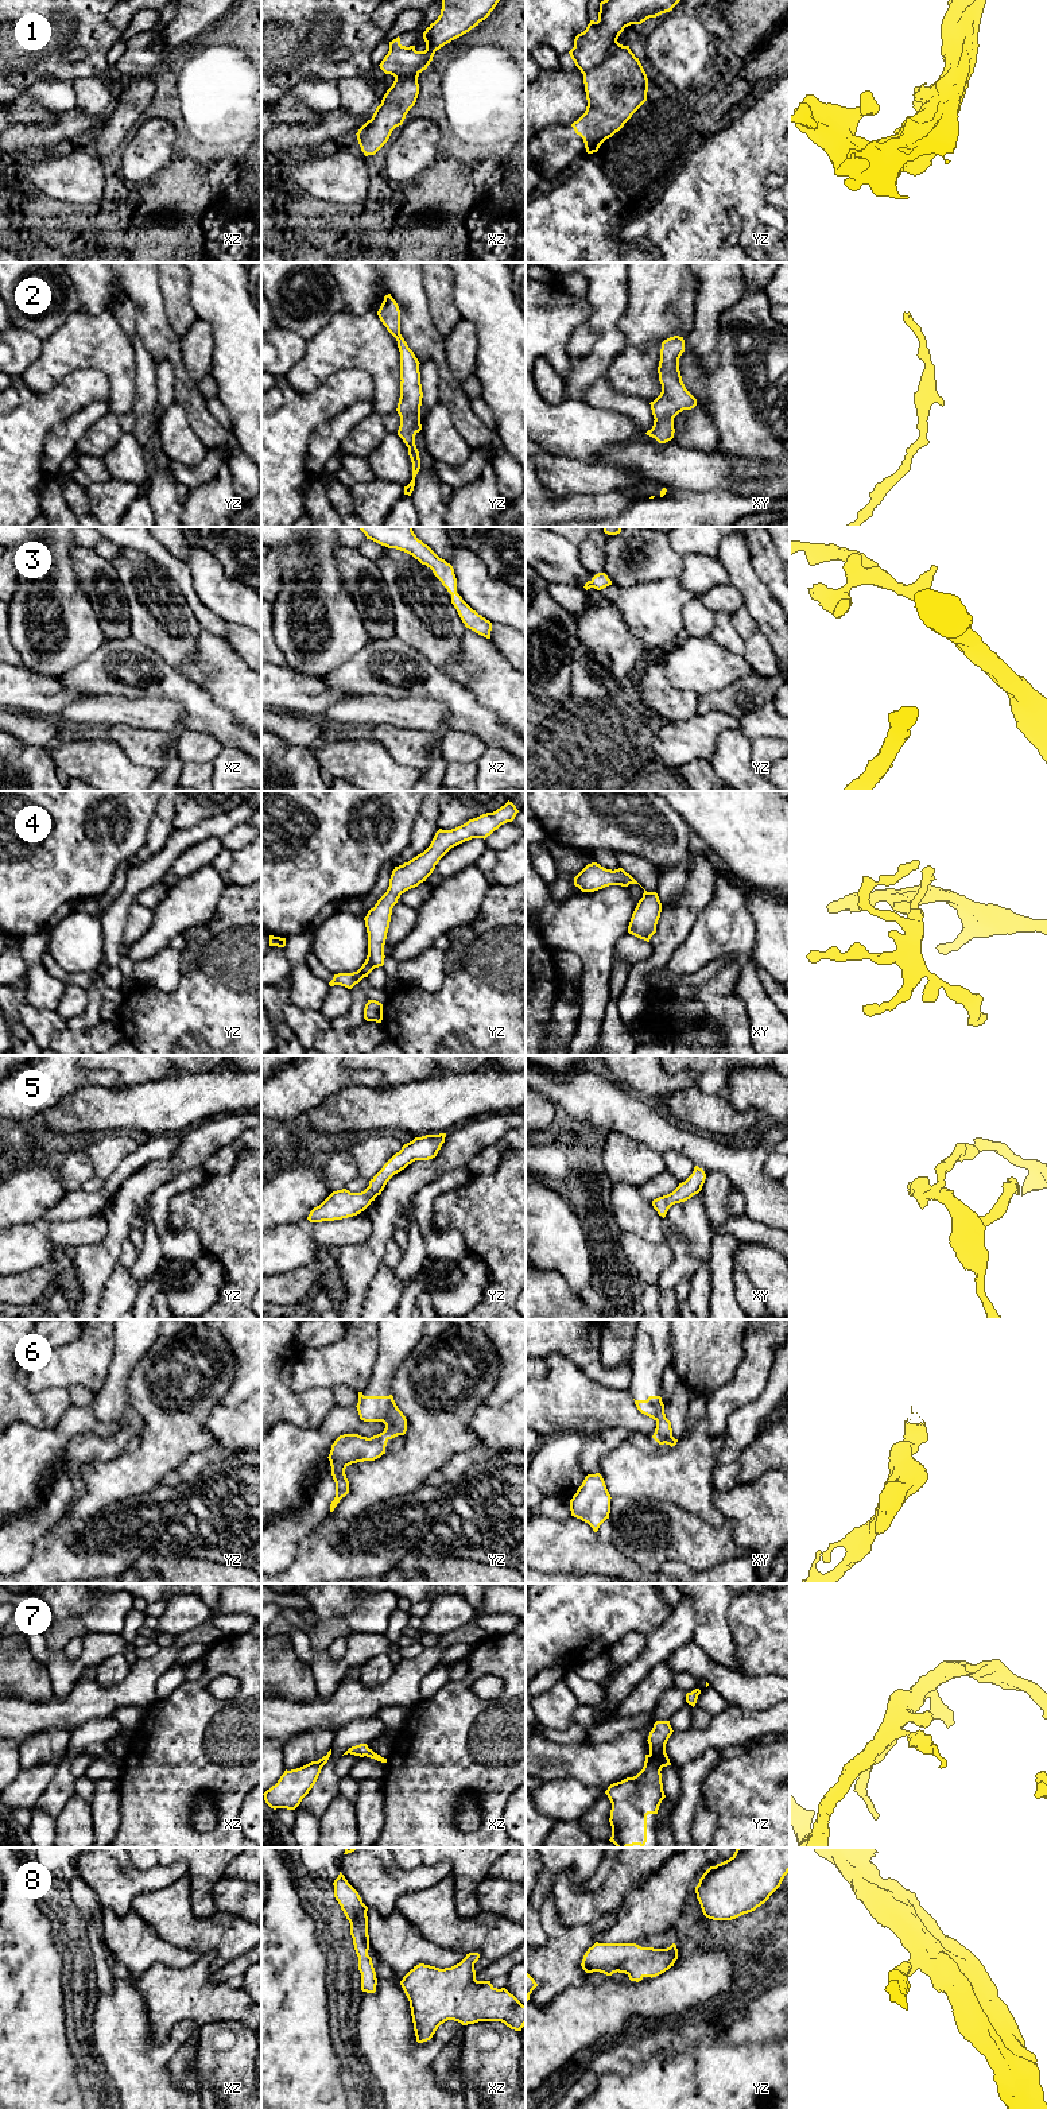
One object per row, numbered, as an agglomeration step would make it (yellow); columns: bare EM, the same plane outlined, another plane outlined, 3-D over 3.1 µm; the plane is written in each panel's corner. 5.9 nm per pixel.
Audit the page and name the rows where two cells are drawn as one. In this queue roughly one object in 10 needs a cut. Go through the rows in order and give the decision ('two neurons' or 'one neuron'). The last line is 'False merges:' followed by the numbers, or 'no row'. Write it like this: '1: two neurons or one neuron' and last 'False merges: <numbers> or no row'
1: two neurons
2: one neuron
3: one neuron
4: one neuron
5: one neuron
6: one neuron
7: one neuron
8: one neuron
False merges: 1

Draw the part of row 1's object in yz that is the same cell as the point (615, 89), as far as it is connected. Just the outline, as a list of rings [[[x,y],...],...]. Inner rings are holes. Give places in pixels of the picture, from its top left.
[[[616,42],[598,66],[583,73],[583,84],[588,106],[571,127],[593,154],[647,101],[648,78],[629,46]]]

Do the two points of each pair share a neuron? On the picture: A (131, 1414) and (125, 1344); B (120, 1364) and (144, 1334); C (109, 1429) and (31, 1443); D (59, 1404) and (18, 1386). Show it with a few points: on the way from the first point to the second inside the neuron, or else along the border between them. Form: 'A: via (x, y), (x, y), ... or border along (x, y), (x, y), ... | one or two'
A: via (120, 1396), (120, 1368), (124, 1361) | one
B: via (125, 1357), (138, 1341) | one
C: via (90, 1427), (69, 1427), (50, 1443) | one
D: via (49, 1404), (34, 1404), (26, 1396) | one

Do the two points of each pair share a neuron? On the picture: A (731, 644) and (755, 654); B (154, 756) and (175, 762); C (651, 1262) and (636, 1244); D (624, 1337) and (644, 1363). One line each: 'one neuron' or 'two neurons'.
A: two neurons
B: two neurons
C: one neuron
D: two neurons

